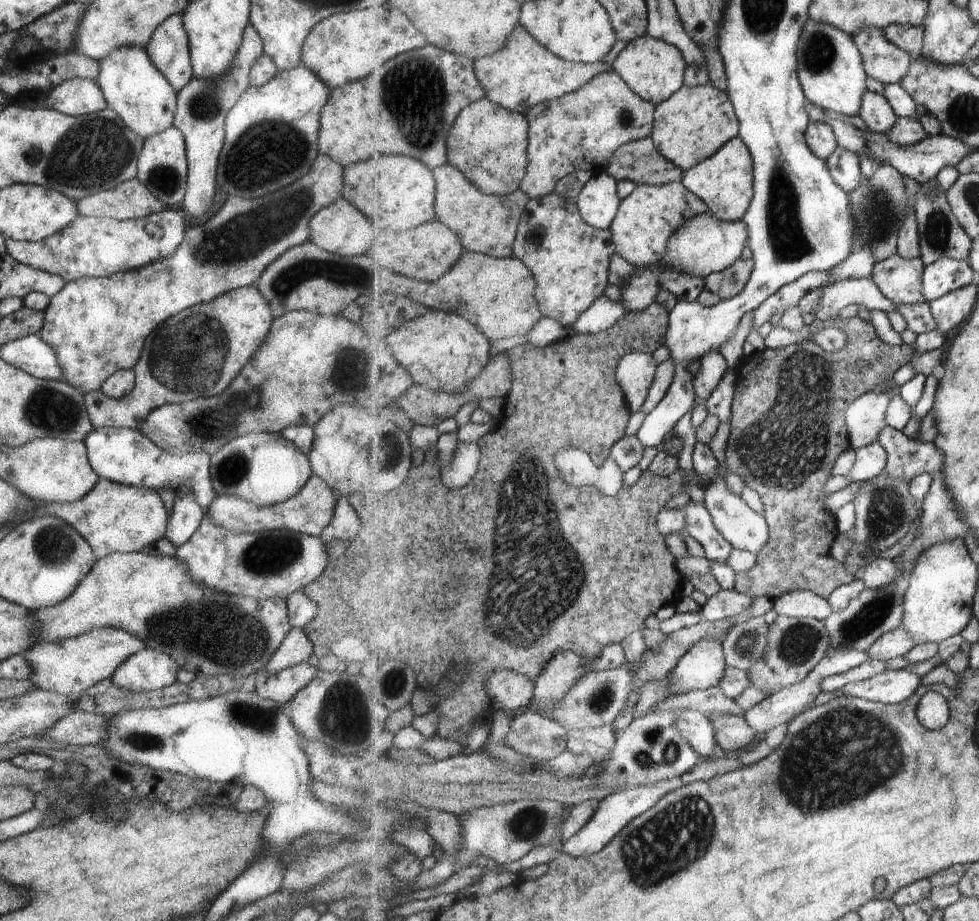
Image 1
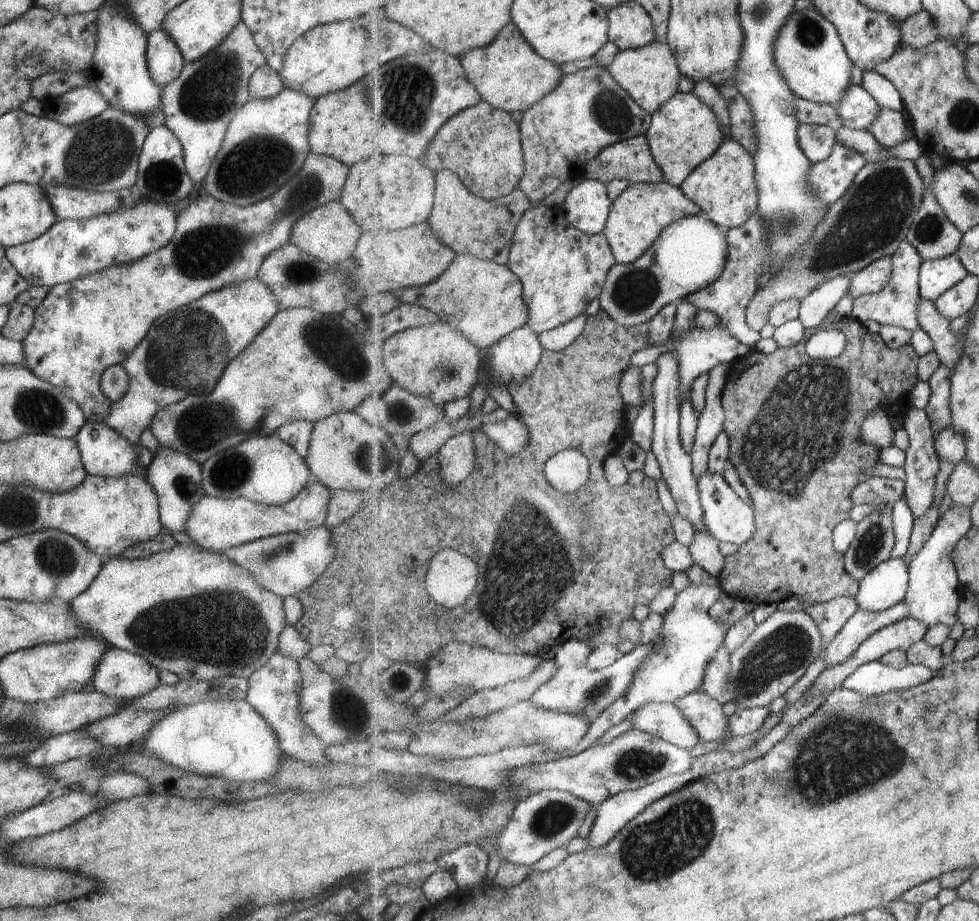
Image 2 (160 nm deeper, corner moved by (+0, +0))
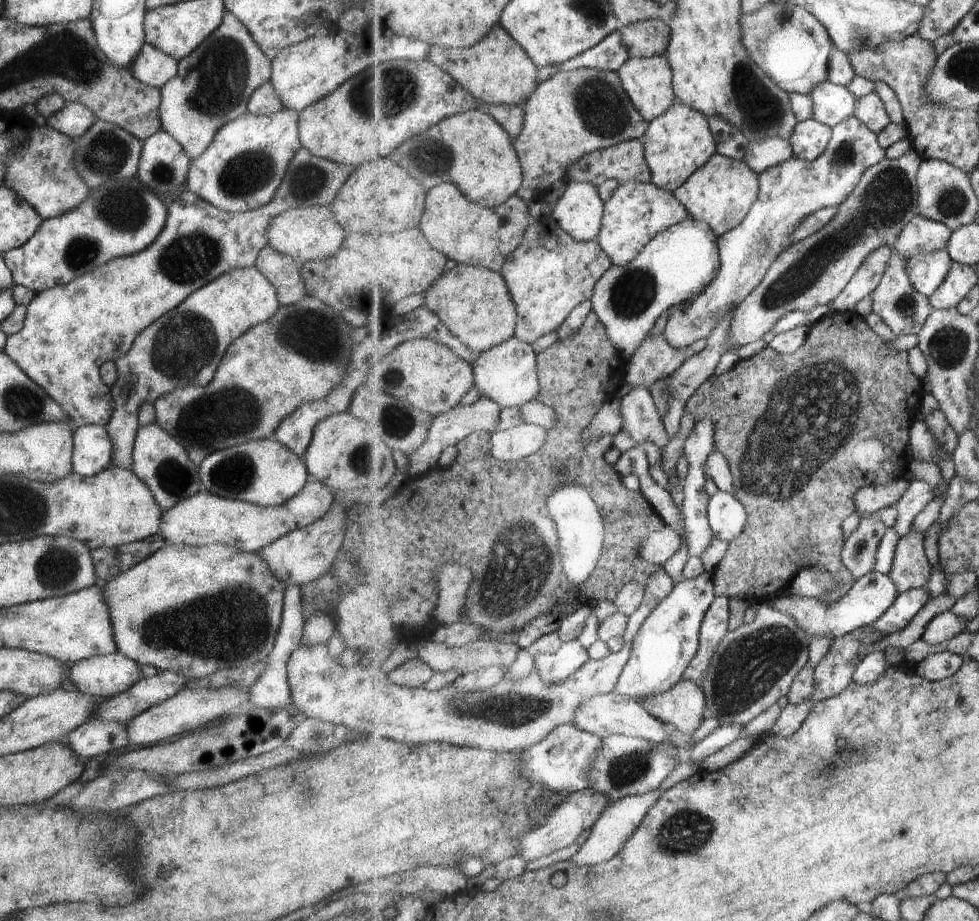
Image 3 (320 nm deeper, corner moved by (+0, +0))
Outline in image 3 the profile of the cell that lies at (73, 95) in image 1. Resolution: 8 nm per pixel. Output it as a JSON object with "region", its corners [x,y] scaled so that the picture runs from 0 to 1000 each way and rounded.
{"region":[[[66,111],[62,119],[46,129],[46,135],[74,151],[81,150],[98,131],[98,126],[81,112]]]}

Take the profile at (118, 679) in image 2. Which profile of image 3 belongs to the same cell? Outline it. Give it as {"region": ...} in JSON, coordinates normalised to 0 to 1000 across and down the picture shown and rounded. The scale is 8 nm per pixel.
{"region":[[[124,709],[97,711],[72,721],[69,736],[77,749],[94,757],[113,757],[144,735],[141,721]]]}

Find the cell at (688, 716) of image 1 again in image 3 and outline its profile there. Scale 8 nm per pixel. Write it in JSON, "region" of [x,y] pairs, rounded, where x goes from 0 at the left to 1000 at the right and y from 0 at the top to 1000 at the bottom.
{"region":[[[628,751],[596,759],[586,777],[586,787],[589,790],[607,797],[613,802],[620,801],[622,798],[640,798],[657,801],[665,807],[681,807],[682,800],[679,800],[677,786],[655,764],[655,760],[639,758]]]}

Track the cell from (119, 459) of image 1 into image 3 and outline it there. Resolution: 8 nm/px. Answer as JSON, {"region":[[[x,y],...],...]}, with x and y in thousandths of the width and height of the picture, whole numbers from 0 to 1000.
{"region":[[[85,461],[74,468],[73,511],[92,518],[112,504],[113,481],[106,464]]]}

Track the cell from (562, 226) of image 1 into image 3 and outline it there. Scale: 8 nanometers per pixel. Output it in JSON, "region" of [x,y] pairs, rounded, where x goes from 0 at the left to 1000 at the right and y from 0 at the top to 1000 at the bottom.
{"region":[[[553,236],[545,239],[536,251],[531,268],[523,274],[511,293],[519,308],[529,341],[529,354],[524,366],[542,374],[553,366],[567,362],[593,328],[606,324],[610,307],[626,288],[621,275],[614,269],[611,262],[591,263],[587,261],[572,246],[572,243],[569,243],[565,236]]]}

